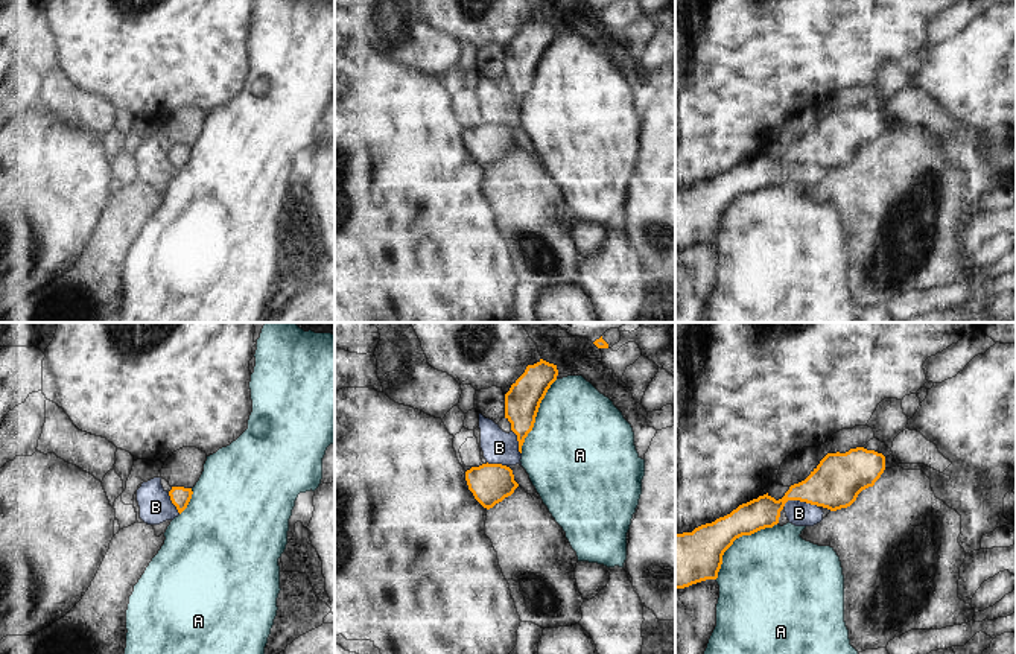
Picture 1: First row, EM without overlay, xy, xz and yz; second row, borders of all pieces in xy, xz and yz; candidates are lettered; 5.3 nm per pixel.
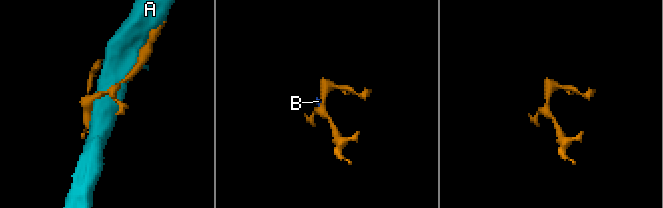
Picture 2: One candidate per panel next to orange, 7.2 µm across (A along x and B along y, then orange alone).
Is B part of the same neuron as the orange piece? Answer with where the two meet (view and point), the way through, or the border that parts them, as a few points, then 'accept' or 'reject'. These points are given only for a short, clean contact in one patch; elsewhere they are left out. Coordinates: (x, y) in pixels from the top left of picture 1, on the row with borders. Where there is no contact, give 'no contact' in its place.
contact yz (800, 501); border yz (782, 507), (788, 501), (805, 501), (817, 507); reject

